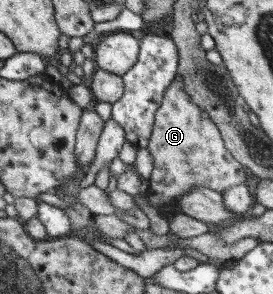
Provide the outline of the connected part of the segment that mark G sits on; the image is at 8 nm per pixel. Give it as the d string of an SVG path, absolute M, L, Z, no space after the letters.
M174 78L155 114L152 134L146 147L153 156L154 167L148 180L147 201L161 214L163 225L168 216L180 213L179 199L194 186L206 186L217 192L224 192L232 186L243 184L247 168L229 153L224 146L219 130L207 112L189 102L185 94L183 78Z

